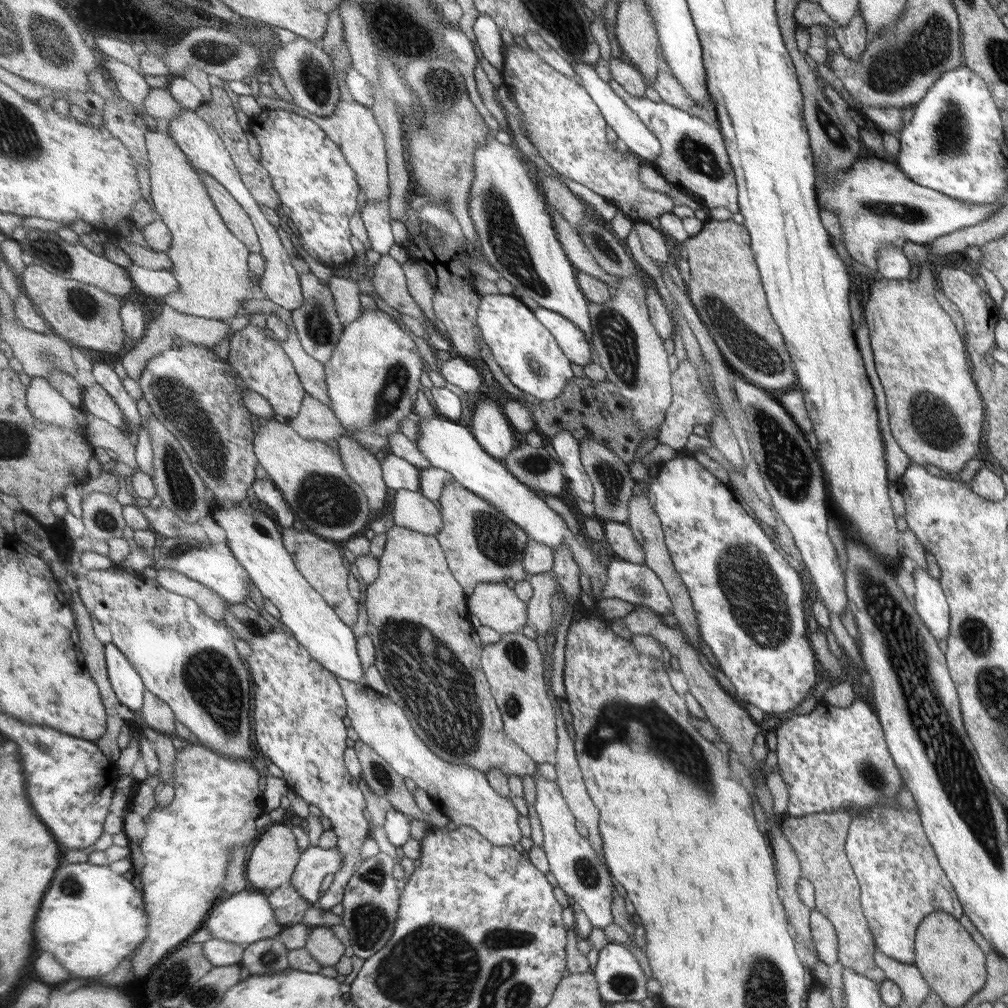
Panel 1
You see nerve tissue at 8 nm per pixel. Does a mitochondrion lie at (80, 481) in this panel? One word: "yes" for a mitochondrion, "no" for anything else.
no

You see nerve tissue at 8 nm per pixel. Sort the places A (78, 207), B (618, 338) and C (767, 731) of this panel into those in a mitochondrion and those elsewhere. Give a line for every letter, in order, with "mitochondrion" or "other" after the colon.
A: other
B: mitochondrion
C: other

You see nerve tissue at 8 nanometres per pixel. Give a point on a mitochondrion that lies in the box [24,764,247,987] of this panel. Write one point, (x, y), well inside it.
(71, 886)

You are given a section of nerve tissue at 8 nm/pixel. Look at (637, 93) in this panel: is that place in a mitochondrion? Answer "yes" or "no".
no

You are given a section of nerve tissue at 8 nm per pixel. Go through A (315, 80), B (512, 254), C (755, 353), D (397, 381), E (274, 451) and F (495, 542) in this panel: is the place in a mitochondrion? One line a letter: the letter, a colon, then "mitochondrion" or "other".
A: mitochondrion
B: mitochondrion
C: mitochondrion
D: mitochondrion
E: other
F: mitochondrion

